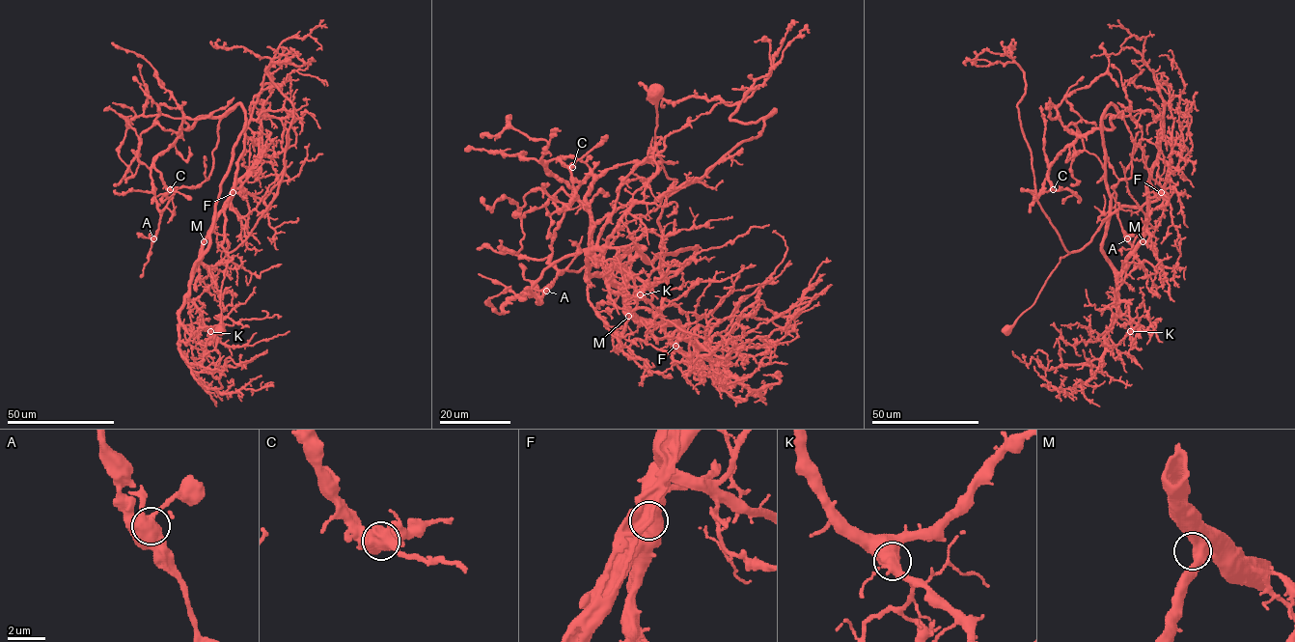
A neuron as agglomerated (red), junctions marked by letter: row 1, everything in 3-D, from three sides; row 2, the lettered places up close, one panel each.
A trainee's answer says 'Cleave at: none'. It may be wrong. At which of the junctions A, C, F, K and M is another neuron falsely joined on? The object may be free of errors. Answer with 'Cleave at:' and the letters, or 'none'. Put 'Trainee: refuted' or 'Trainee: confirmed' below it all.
Cleave at: F
Trainee: refuted

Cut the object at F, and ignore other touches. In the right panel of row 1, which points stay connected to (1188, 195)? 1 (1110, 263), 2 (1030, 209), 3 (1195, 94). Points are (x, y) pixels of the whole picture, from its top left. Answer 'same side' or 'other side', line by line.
1: same side
2: same side
3: other side

